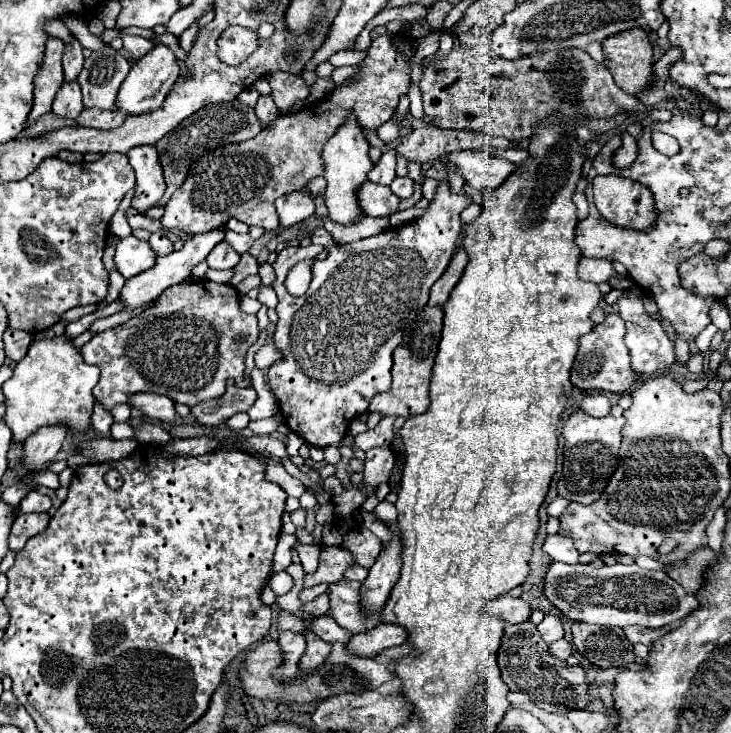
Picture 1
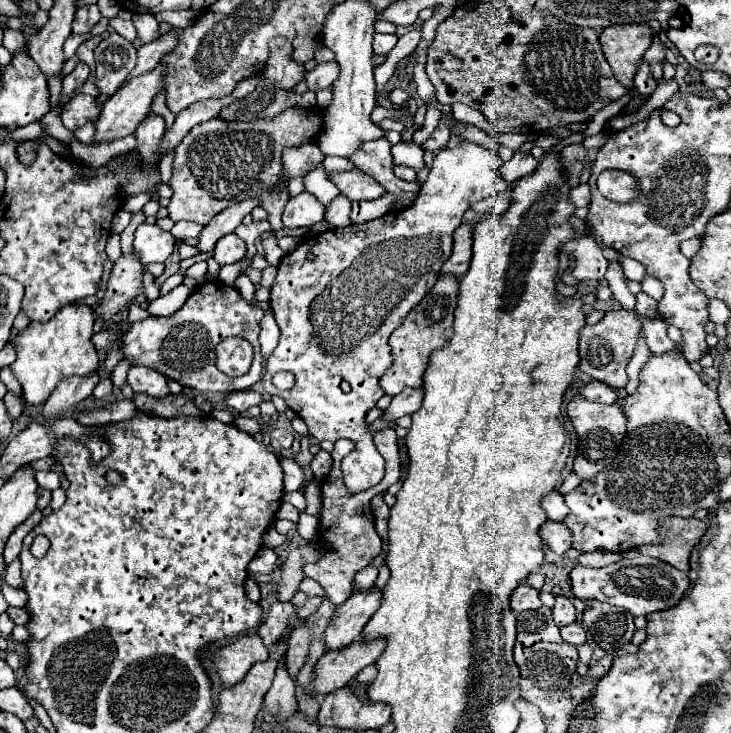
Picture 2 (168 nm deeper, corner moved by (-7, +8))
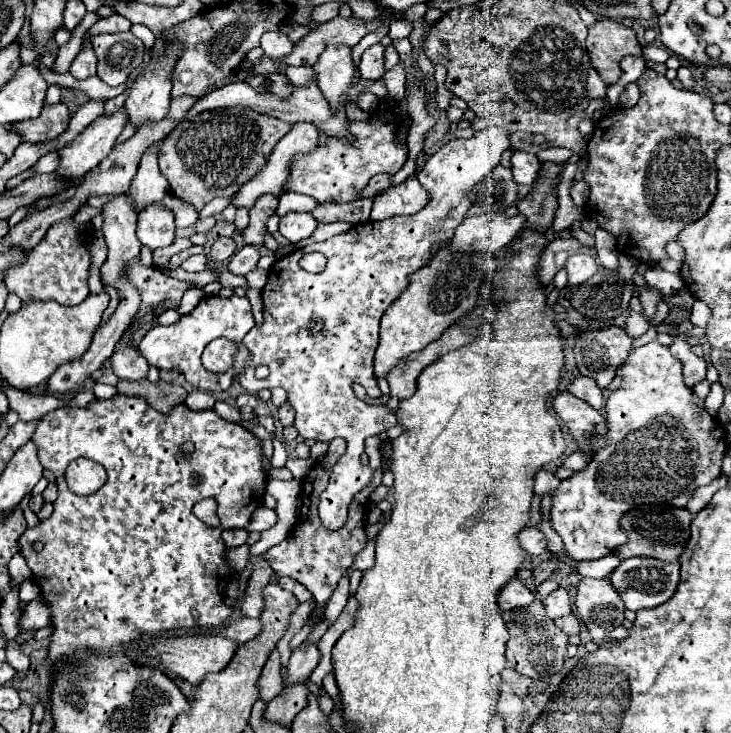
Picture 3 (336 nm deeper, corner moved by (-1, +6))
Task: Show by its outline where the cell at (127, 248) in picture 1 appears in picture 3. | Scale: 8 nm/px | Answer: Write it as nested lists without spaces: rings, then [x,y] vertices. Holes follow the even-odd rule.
[[[153,202],[145,206],[139,214],[137,238],[143,246],[149,246],[151,250],[169,246],[175,238],[173,212],[163,202]]]

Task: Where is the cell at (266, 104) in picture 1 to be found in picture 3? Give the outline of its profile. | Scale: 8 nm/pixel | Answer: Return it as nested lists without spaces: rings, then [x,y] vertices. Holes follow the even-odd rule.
[[[269,32],[261,36],[261,48],[275,62],[281,62],[281,58],[293,50],[293,44],[283,32]]]

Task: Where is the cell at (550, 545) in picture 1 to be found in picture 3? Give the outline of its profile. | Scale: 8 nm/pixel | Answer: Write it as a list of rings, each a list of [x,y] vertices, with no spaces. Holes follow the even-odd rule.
[[[523,528],[517,534],[517,542],[527,552],[527,556],[539,556],[547,548],[547,540],[545,540],[543,532],[539,532],[537,528]]]

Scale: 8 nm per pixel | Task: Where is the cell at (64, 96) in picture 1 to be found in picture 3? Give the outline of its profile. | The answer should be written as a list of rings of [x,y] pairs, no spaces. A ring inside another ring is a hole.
[[[91,38],[85,40],[85,46],[83,46],[81,52],[75,56],[75,60],[73,60],[69,72],[71,72],[75,78],[79,78],[79,80],[85,80],[85,78],[89,78],[89,76],[95,76],[95,72],[97,72],[97,58],[95,58],[95,52],[93,52]]]

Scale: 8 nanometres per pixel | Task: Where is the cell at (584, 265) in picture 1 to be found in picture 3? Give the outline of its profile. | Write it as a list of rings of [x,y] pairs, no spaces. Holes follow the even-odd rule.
[[[587,254],[571,256],[565,264],[565,270],[567,270],[567,276],[569,276],[569,286],[587,282],[597,272],[597,268],[599,268],[597,262],[593,258],[589,258]]]

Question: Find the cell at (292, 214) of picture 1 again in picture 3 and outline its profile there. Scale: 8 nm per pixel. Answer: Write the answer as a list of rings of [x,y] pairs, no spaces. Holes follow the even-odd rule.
[[[289,212],[281,218],[281,224],[279,224],[281,236],[285,236],[293,244],[309,238],[315,232],[315,228],[317,228],[317,222],[309,212]]]

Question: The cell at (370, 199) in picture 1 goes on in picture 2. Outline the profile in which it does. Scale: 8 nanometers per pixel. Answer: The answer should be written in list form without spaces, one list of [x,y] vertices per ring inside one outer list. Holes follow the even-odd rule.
[[[351,170],[351,172],[341,172],[341,174],[333,174],[331,182],[341,190],[343,196],[347,196],[349,200],[377,200],[385,194],[385,188],[373,180],[369,174],[361,172],[361,170]]]

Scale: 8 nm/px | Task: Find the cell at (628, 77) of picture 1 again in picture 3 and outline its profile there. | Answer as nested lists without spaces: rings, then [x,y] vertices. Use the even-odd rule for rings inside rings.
[[[597,20],[589,26],[587,34],[587,54],[591,66],[603,78],[607,86],[615,84],[621,76],[619,62],[623,56],[639,56],[641,48],[635,38],[635,30],[613,22],[613,20]]]

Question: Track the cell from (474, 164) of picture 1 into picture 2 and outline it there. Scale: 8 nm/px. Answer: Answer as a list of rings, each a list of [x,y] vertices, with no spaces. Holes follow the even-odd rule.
[[[515,152],[515,156],[509,162],[501,164],[501,174],[511,184],[511,182],[515,182],[515,180],[519,180],[523,176],[529,176],[537,168],[537,164],[539,162],[531,154]]]

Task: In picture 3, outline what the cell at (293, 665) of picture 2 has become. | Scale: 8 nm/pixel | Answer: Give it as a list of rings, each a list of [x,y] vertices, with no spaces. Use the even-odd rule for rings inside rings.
[[[273,650],[273,654],[267,658],[261,678],[257,680],[257,690],[259,690],[259,700],[269,702],[275,698],[283,688],[283,678],[281,678],[281,662],[279,662],[279,652]]]

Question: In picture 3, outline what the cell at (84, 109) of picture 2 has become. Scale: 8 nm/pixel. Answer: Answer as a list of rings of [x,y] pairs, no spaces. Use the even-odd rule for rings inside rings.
[[[47,104],[41,116],[25,122],[15,122],[5,128],[15,130],[15,134],[21,134],[23,142],[47,142],[67,130],[69,118],[71,116],[65,104],[53,104],[53,106]]]

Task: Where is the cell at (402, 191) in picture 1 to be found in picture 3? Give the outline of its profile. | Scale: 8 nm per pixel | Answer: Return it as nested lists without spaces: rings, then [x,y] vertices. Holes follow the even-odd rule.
[[[377,174],[369,180],[369,186],[365,186],[365,190],[361,192],[359,198],[373,198],[375,194],[379,194],[379,190],[389,188],[391,186],[391,176],[389,174]]]

